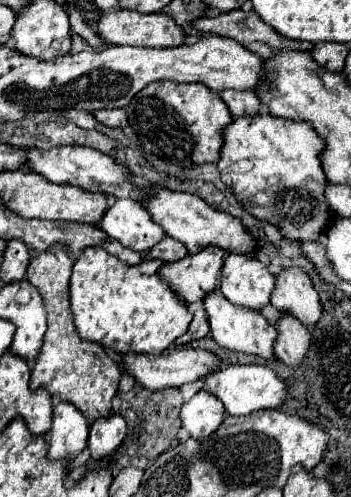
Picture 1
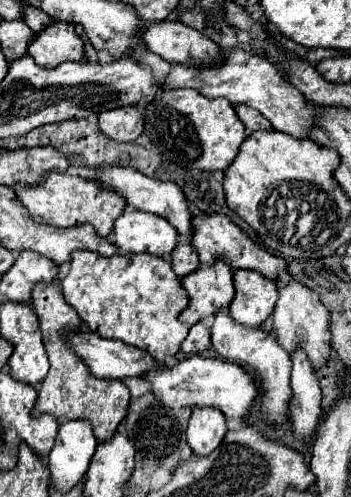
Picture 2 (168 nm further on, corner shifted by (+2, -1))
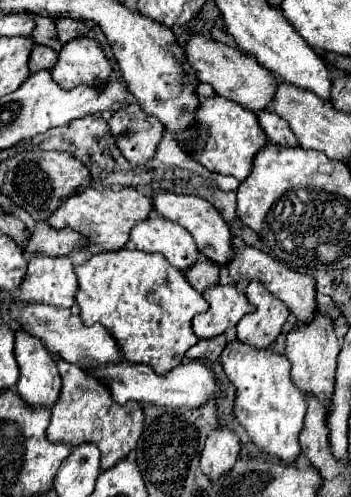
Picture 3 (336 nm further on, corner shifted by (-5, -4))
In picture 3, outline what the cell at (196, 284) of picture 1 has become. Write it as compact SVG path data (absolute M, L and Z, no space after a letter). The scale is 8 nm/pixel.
M212 286L204 292L204 300L210 304L208 312L198 314L192 320L198 338L216 338L224 334L228 326L236 326L242 316L252 312L252 304L248 304L244 292L236 286Z

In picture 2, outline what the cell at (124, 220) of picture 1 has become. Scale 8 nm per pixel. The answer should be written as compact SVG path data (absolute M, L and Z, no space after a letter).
M125 209L115 219L111 235L123 253L149 253L157 257L169 255L177 239L177 231L169 221L135 209Z

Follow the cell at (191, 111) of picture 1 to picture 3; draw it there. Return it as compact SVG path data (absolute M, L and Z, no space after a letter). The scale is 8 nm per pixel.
M220 96L204 98L196 110L196 144L192 146L192 152L196 162L200 162L210 172L228 174L240 182L246 180L252 172L254 156L266 146L266 142L268 136L260 128L258 116L234 100L224 100Z

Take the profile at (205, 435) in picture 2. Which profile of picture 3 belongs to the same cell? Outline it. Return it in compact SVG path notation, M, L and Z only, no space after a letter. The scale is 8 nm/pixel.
M216 428L208 434L200 458L200 468L208 480L218 480L224 472L232 470L232 464L236 464L238 454L240 454L238 436L226 428Z

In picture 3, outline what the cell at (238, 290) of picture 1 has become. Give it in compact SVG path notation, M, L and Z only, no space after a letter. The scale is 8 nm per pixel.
M254 280L246 288L246 298L254 306L254 312L244 316L236 326L238 338L256 350L270 348L288 320L288 308L276 296L272 296L262 282Z

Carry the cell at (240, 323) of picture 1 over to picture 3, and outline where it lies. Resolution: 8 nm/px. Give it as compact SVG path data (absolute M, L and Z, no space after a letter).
M236 340L226 346L220 356L220 362L228 380L236 388L234 416L246 430L252 444L260 452L266 452L268 456L274 456L284 464L292 464L300 456L298 434L304 426L306 400L304 394L290 380L288 358L272 352L272 348L256 350Z

